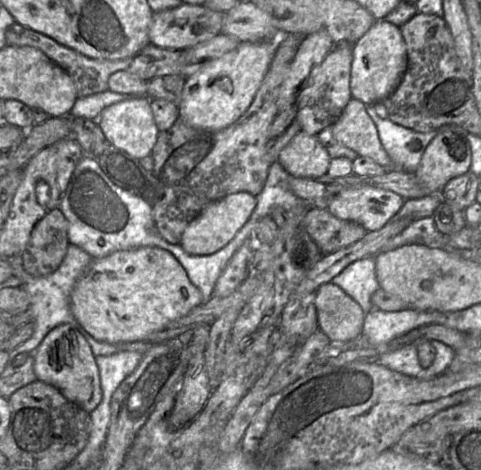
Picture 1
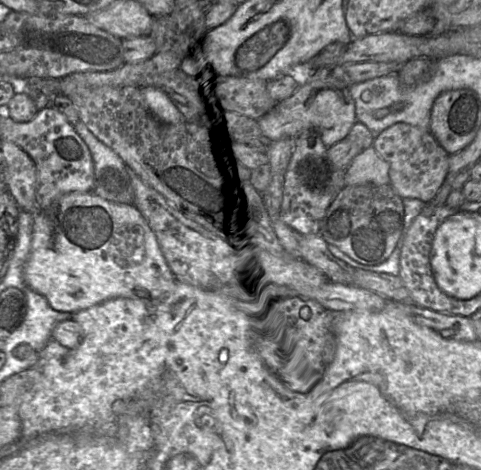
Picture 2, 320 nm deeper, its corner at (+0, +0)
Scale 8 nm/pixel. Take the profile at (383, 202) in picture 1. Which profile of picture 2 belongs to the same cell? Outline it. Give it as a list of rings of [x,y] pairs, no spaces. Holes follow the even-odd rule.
[[[373,146],[361,151],[345,171],[345,186],[390,184],[389,165]]]

